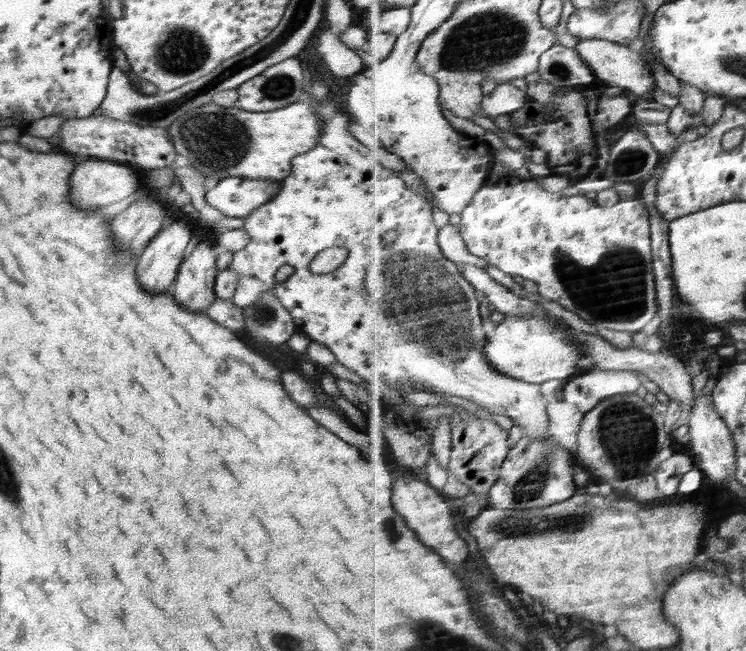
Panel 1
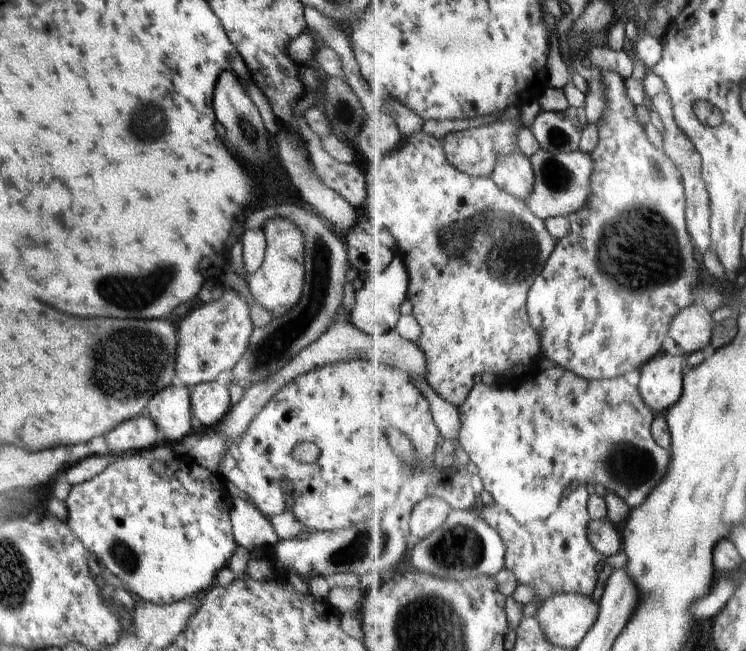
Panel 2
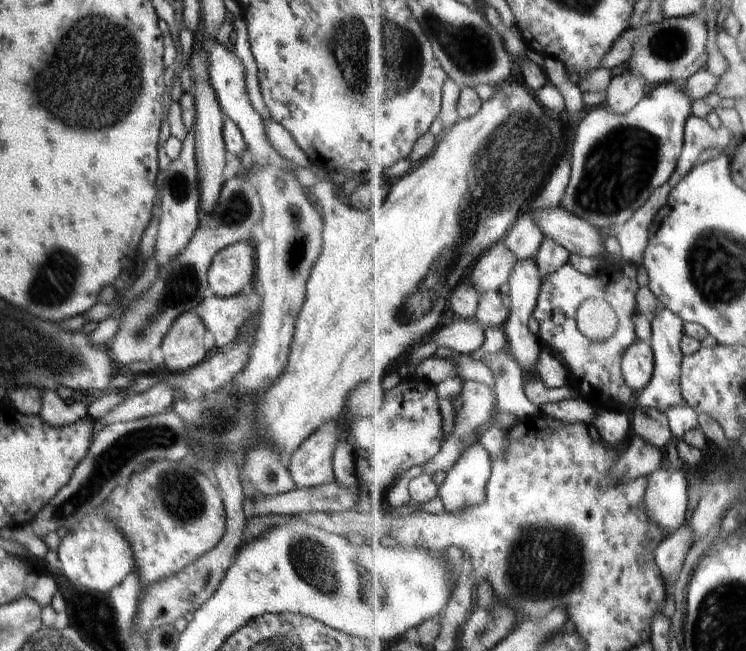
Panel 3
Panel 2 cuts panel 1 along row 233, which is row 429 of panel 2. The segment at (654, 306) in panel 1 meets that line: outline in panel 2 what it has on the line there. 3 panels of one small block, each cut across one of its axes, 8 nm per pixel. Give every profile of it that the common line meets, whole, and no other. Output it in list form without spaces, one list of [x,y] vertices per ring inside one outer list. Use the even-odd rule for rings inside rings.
[[[557,365],[546,370],[525,375],[525,380],[519,387],[509,388],[505,380],[500,380],[490,386],[488,384],[477,383],[472,389],[467,403],[463,404],[460,408],[462,410],[463,422],[462,432],[458,440],[460,446],[468,453],[472,462],[478,466],[479,475],[483,479],[484,486],[491,492],[496,502],[508,507],[514,516],[520,520],[520,524],[528,524],[532,520],[548,520],[550,516],[560,510],[560,502],[566,496],[566,472],[568,472],[568,480],[578,482],[578,486],[582,484],[593,484],[596,486],[598,480],[600,480],[605,489],[608,491],[615,490],[632,508],[638,508],[647,502],[652,492],[662,484],[662,480],[666,478],[666,474],[670,470],[672,453],[655,439],[653,433],[653,424],[658,414],[647,403],[639,386],[632,385],[626,377],[588,380],[583,376],[578,376],[572,370],[566,370],[566,368]]]

